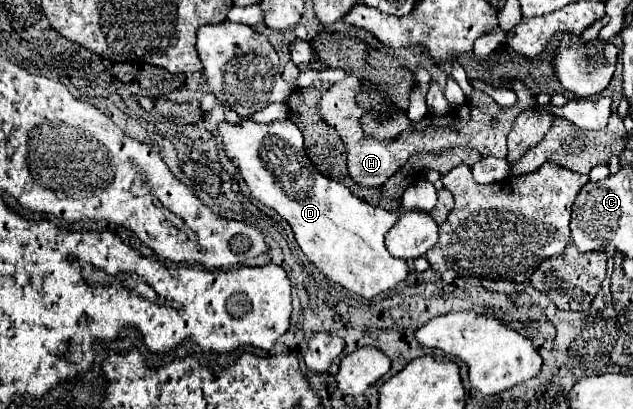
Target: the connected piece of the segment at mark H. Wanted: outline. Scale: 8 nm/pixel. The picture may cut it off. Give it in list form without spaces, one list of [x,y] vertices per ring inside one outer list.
[[[346,75],[344,81],[334,83],[322,97],[318,109],[322,119],[332,125],[342,141],[346,143],[346,151],[348,151],[348,173],[350,177],[364,185],[364,187],[380,187],[388,177],[392,177],[406,161],[408,157],[412,157],[418,151],[442,151],[442,149],[450,149],[452,143],[466,143],[468,147],[480,151],[482,157],[494,155],[494,157],[507,157],[507,136],[508,131],[512,129],[512,123],[518,115],[518,111],[524,109],[536,109],[536,97],[530,93],[530,89],[514,79],[512,81],[512,89],[516,91],[516,103],[512,107],[500,107],[492,97],[488,97],[482,91],[472,91],[472,95],[468,97],[466,105],[470,109],[470,121],[462,121],[458,113],[450,111],[446,117],[438,117],[434,113],[426,113],[420,121],[410,123],[410,129],[406,129],[406,133],[400,133],[400,137],[390,139],[390,141],[378,141],[374,137],[364,135],[364,131],[360,129],[360,117],[366,113],[364,107],[360,107],[356,103],[356,95],[360,93],[360,81],[356,75]]]

